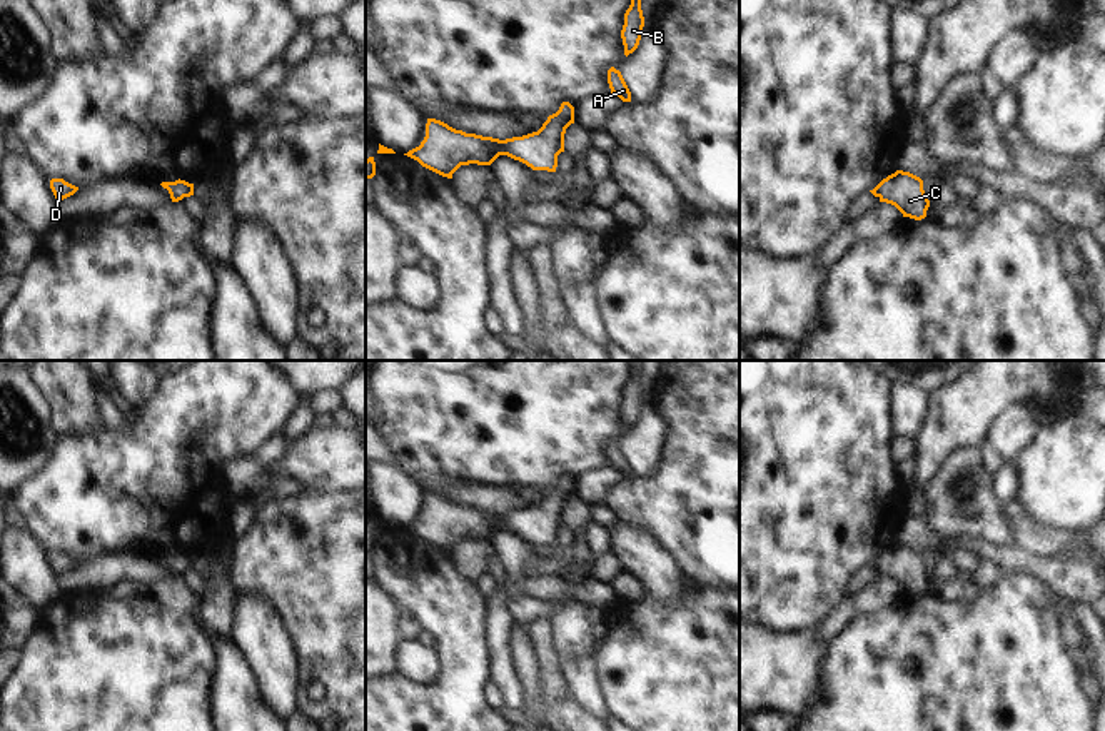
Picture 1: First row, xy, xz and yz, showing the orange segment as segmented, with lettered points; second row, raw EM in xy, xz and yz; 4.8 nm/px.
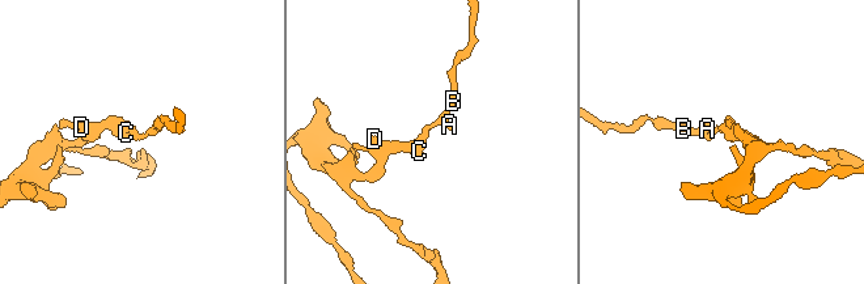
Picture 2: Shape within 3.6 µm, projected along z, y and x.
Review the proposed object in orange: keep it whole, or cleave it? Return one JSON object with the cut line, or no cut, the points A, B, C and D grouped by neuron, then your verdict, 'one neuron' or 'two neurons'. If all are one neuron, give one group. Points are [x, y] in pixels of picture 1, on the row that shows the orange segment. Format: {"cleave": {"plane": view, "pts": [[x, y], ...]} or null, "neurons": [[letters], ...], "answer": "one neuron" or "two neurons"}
{"cleave": null, "neurons": [["A", "B", "C", "D"]], "answer": "one neuron"}

